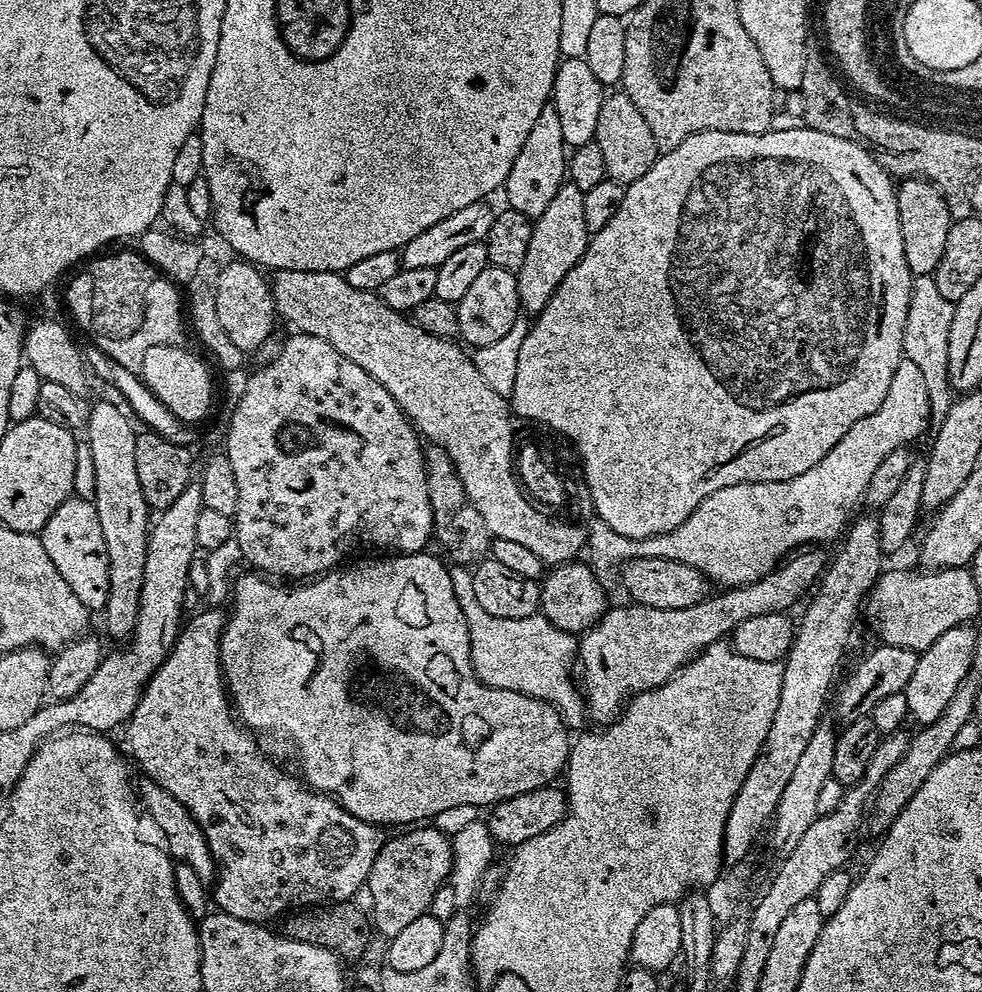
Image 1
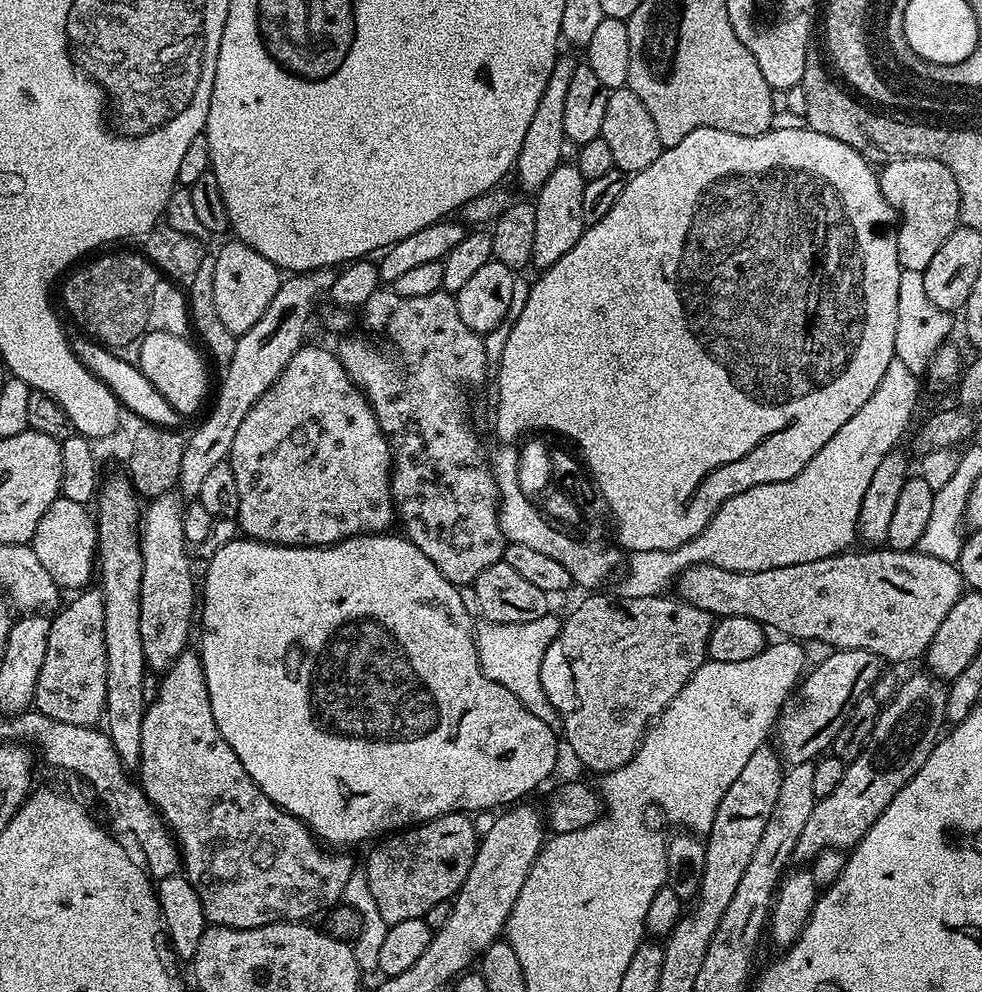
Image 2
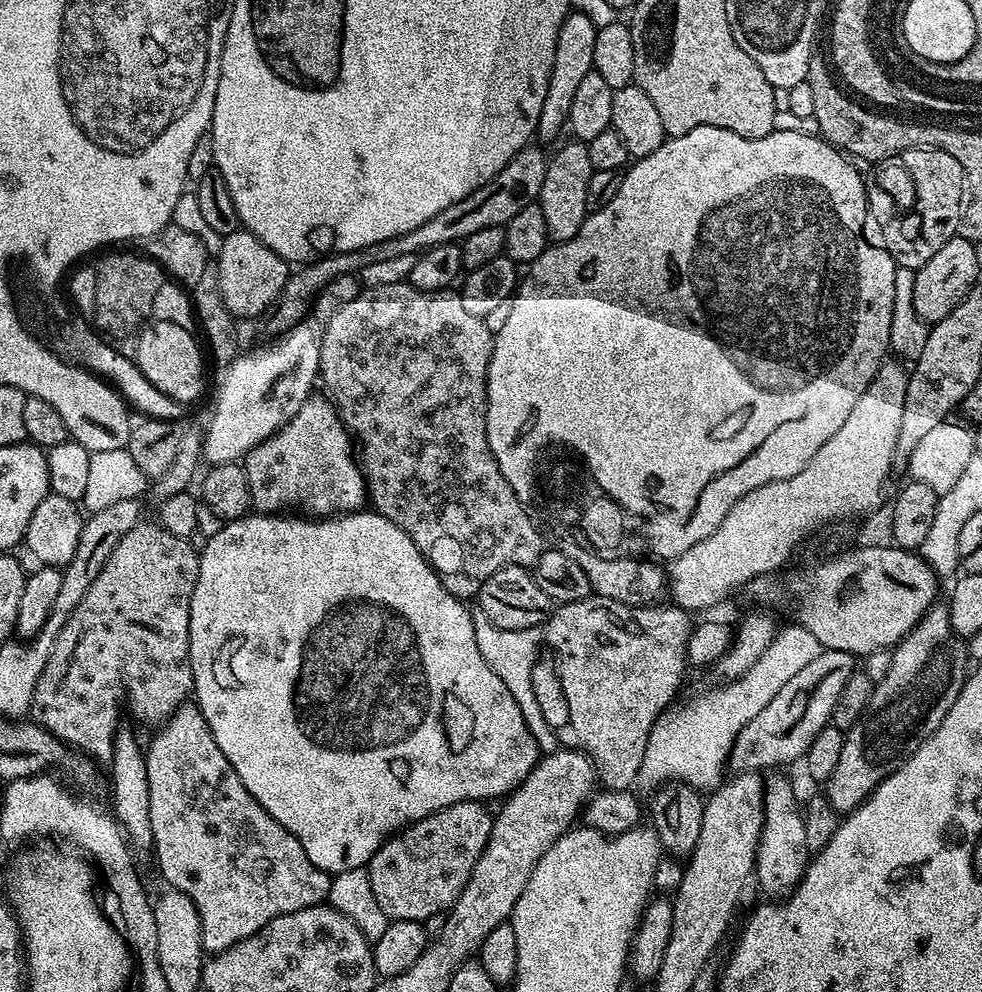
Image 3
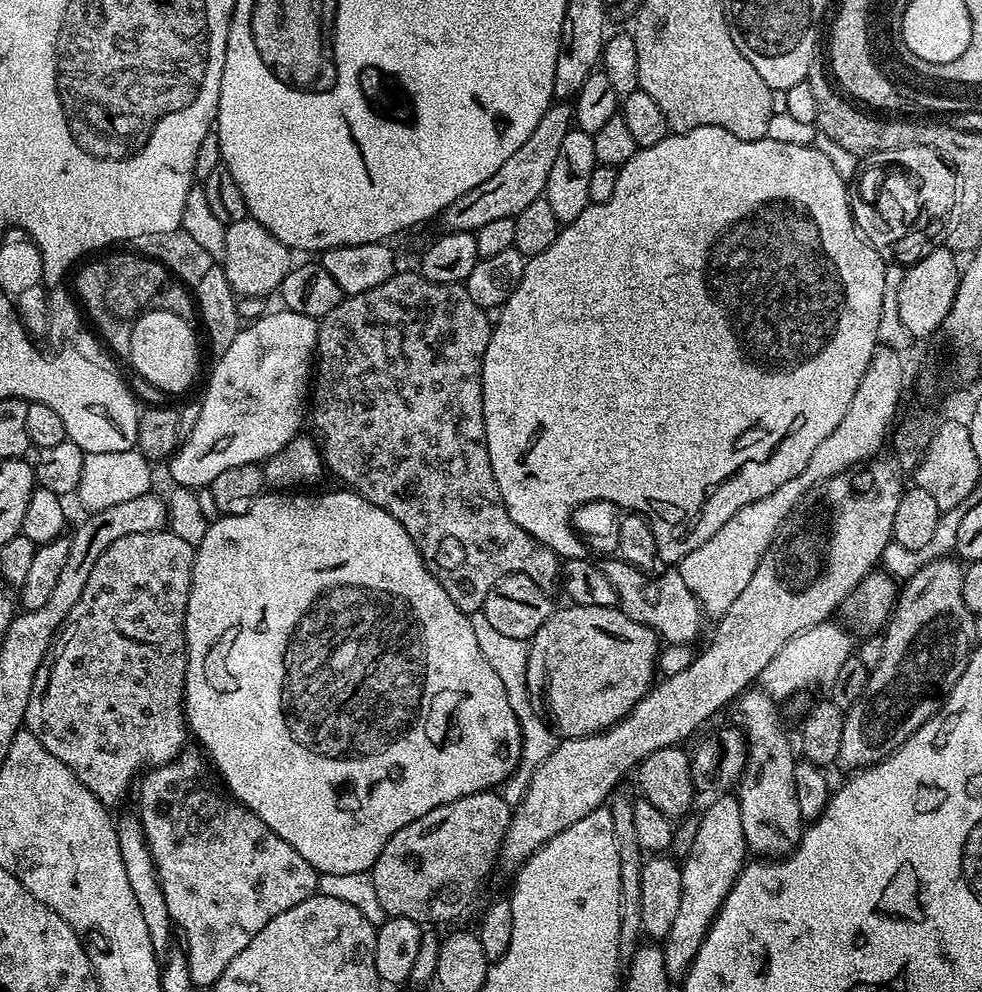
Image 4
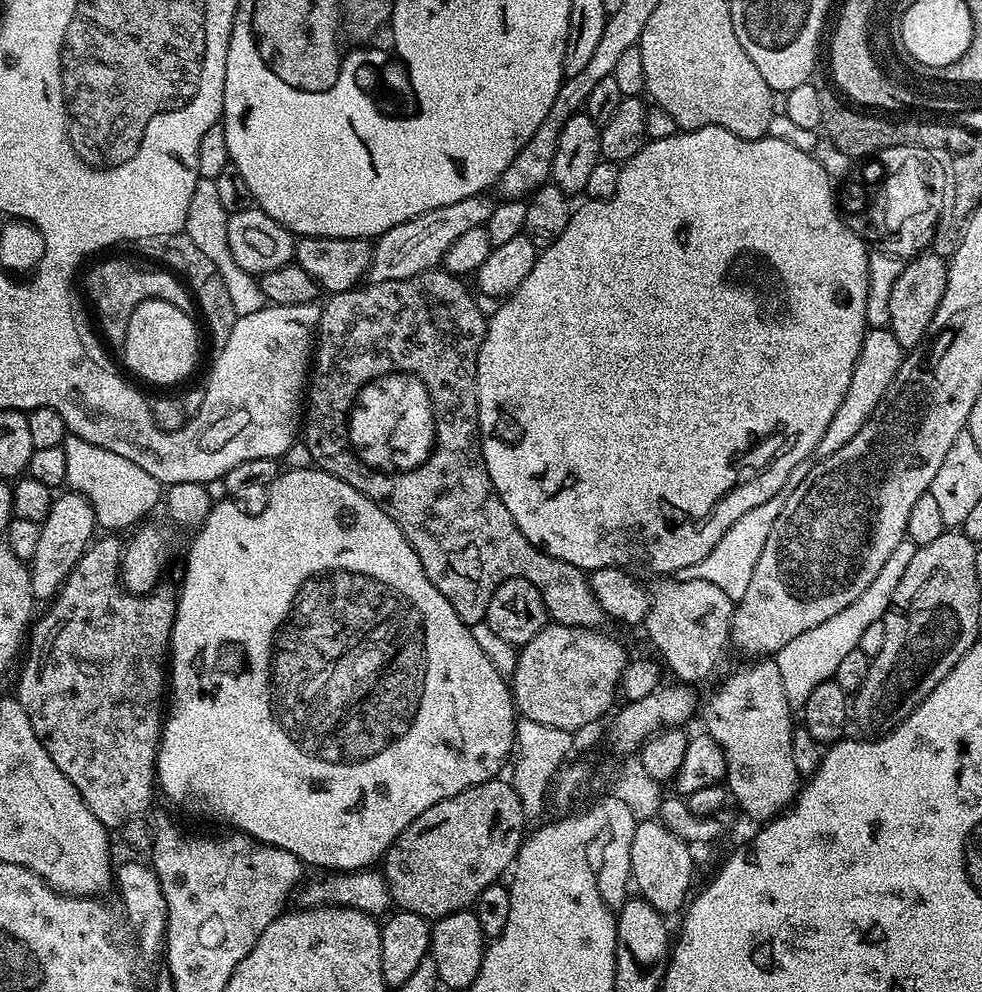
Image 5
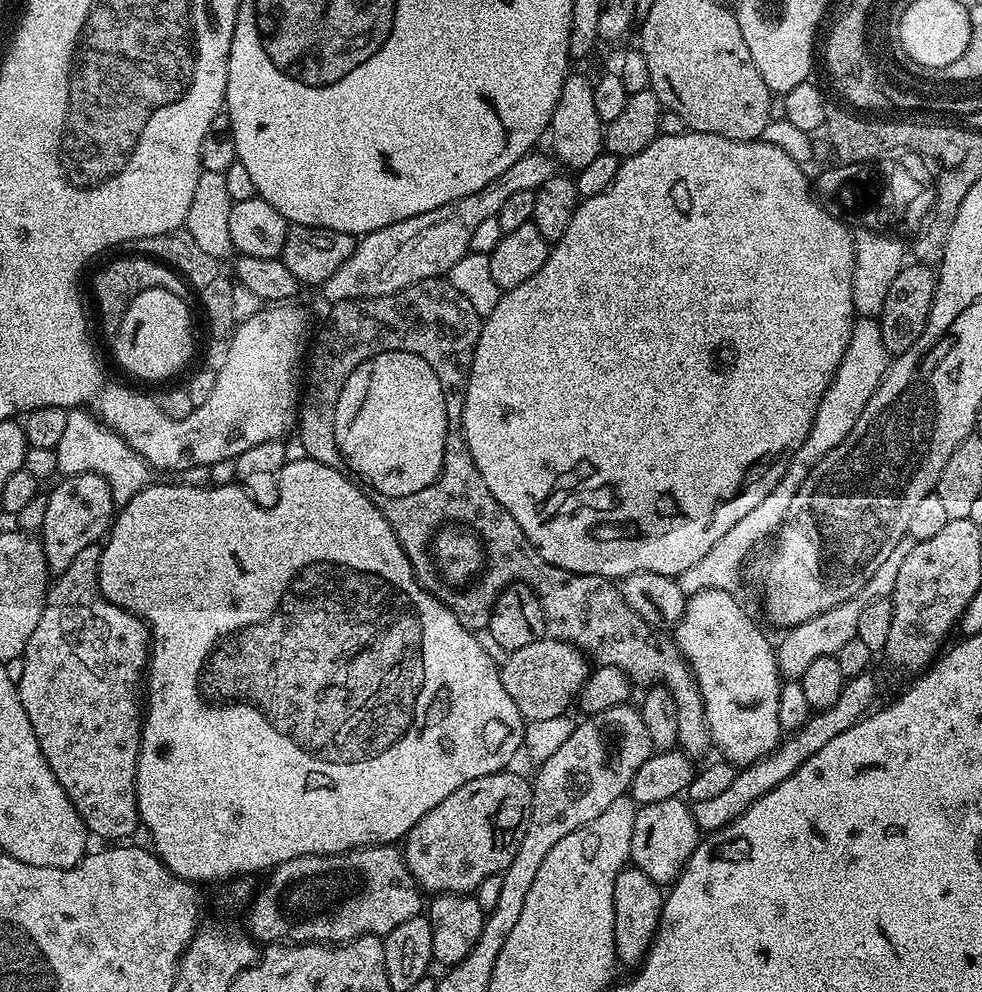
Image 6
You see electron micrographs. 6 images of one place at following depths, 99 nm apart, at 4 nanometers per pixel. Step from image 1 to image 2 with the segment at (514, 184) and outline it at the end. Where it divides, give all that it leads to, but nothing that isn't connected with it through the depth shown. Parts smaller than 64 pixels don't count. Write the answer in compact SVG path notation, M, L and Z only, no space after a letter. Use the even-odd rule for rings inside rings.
M561 55L557 59L554 70L550 74L550 82L546 82L546 90L542 92L542 98L538 100L538 110L534 110L534 118L530 121L530 127L526 129L526 138L522 142L522 150L516 159L514 176L520 179L520 184L530 194L536 194L543 187L550 174L565 159L564 144L564 119L566 118L566 94L570 87L570 78L574 78L574 70L577 61Z

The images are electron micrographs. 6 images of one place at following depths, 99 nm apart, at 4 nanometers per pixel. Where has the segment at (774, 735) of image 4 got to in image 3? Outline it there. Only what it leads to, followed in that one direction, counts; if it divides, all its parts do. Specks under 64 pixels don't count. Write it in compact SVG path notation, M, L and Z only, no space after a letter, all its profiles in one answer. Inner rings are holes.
M772 774L764 780L764 825L760 835L760 844L756 848L756 867L754 869L755 883L760 883L760 888L768 898L786 898L797 888L808 866L810 851L806 844L806 826L801 815L801 805L796 805L796 792L792 784L784 776Z

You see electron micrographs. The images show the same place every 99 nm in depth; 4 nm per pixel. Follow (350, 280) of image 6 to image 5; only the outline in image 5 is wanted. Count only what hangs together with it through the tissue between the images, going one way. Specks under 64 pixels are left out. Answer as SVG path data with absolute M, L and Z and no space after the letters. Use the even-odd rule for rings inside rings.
M481 194L462 202L450 202L450 206L440 204L438 210L430 210L418 218L402 220L398 226L375 237L367 279L371 283L393 282L395 279L408 279L435 269L443 261L446 250L450 250L450 246L461 234L487 225L494 207L494 200L490 197Z

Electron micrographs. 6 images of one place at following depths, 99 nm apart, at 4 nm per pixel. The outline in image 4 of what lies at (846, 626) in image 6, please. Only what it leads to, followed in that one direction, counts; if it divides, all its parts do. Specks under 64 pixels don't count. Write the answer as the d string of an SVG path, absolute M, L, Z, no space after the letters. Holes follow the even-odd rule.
M825 622L810 632L799 632L762 670L758 681L759 687L767 692L773 700L783 702L792 696L796 688L812 688L821 680L824 686L831 685L834 674L838 674L842 662L854 655L853 633L847 627L836 622Z

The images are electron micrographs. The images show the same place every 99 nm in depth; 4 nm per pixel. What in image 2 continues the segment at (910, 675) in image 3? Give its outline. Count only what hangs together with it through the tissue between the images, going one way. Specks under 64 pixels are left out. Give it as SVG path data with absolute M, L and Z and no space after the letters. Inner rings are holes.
M924 670L897 687L892 700L881 707L868 743L853 760L847 761L842 782L838 782L838 786L834 786L834 790L830 790L826 798L817 800L814 810L810 810L810 818L802 830L802 838L798 838L795 851L797 857L801 856L806 862L812 862L820 852L828 848L851 850L856 847L856 843L866 834L866 830L870 830L870 826L878 822L882 810L890 806L894 794L898 794L898 790L902 790L902 786L906 786L906 782L910 782L910 778L918 774L918 770L932 753L932 747L942 735L940 727L946 724L947 696L948 688L937 677Z

